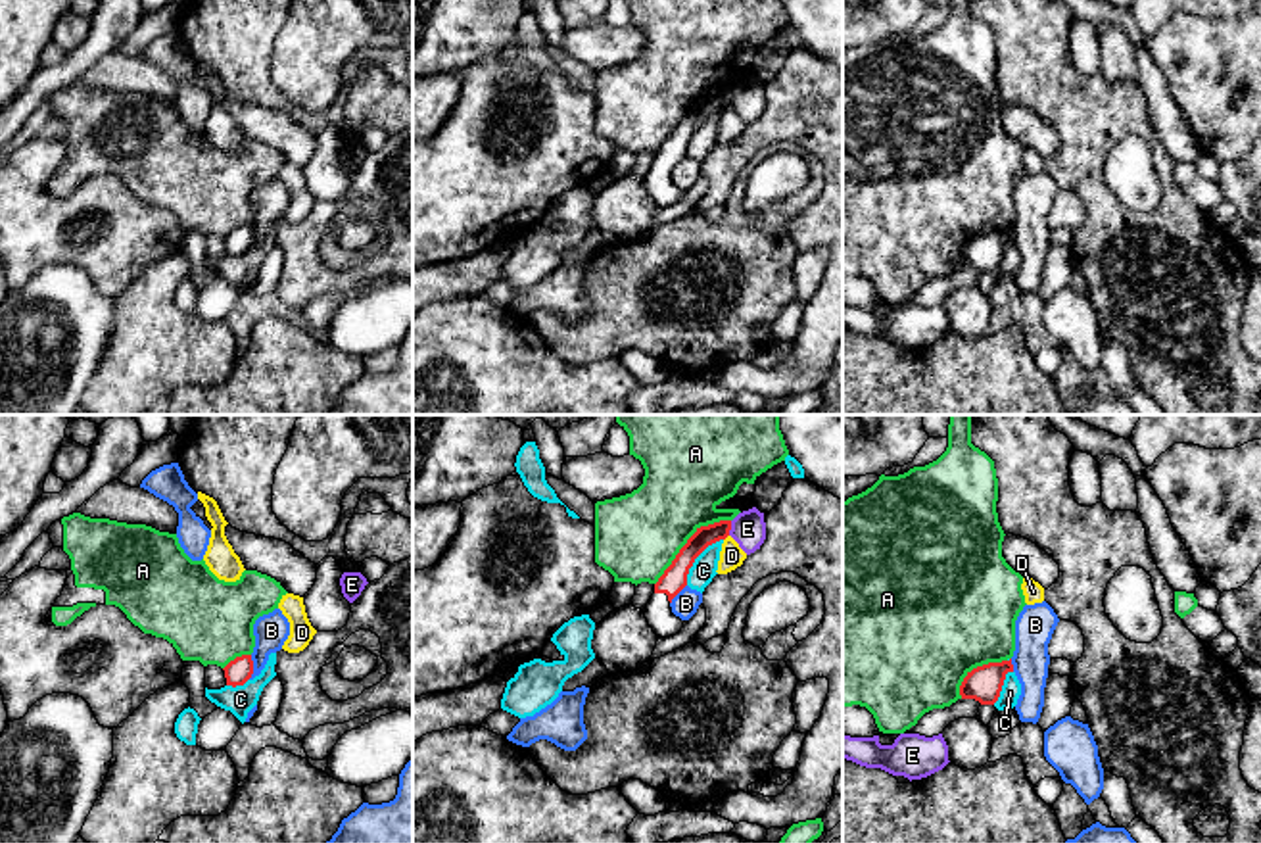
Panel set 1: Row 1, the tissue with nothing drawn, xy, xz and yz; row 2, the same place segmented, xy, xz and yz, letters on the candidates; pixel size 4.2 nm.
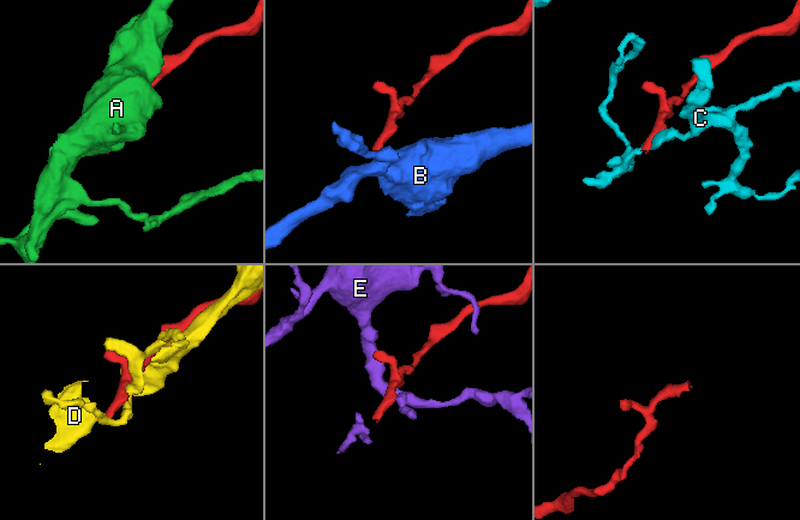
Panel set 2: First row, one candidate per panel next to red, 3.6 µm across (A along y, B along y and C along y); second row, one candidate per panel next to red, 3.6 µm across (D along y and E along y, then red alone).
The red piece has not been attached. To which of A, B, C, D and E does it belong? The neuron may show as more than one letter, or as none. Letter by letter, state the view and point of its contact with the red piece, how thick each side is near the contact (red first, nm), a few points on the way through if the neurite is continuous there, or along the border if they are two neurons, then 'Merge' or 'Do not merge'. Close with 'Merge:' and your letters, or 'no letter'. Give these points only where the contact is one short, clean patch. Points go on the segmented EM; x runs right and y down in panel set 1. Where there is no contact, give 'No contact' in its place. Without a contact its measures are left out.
A: Touches red at xz (688, 542). Thickness 110 nm (red) against 360 nm. Do not merge
B: Touches red at xy (252, 667). Thickness 110 nm (red) against 150 nm. Boundary: xy (252, 655), (252, 674), (248, 678). Do not merge
C: Touches red at xz (695, 557). Thickness 110 nm (red) against 100 nm. Boundary: xz (722, 538), (713, 542), (695, 559), (686, 584). Do not merge
D: Touches red at xz (726, 536). Thickness 90 nm (red) against 100 nm. Do not merge
E: Touches red at xz (730, 529). Thickness 90 nm (red) against 140 nm. Do not merge
Merge: no letter

